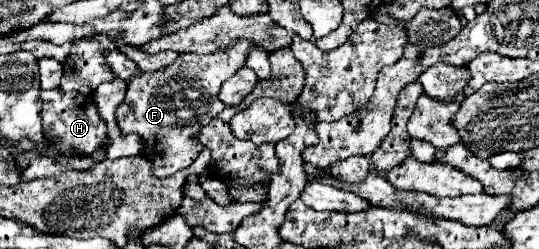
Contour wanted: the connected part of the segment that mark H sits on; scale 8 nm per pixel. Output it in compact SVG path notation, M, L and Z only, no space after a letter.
M61 88L55 90L41 90L43 100L43 134L53 140L53 146L61 152L77 152L83 156L91 156L105 144L107 140L107 126L97 112L97 104L93 104L91 96L79 92L63 92Z

